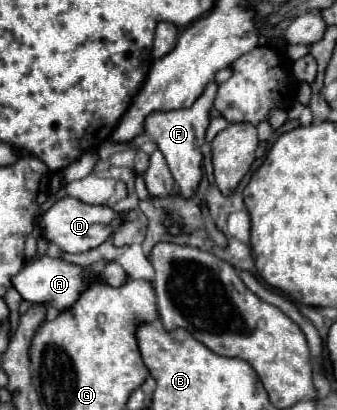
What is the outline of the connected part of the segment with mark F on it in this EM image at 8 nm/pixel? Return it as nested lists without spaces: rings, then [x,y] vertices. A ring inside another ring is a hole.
[[[210,82],[206,86],[206,90],[202,92],[202,96],[190,108],[168,110],[168,112],[152,112],[144,122],[144,132],[138,134],[134,140],[130,140],[130,142],[108,140],[106,144],[102,144],[102,148],[98,150],[100,160],[110,160],[116,152],[122,152],[122,150],[136,150],[144,142],[156,142],[156,146],[160,148],[160,152],[164,154],[164,158],[170,166],[170,172],[172,172],[172,176],[178,184],[180,194],[186,196],[186,198],[192,196],[194,190],[198,188],[200,178],[202,178],[202,152],[200,152],[200,148],[204,144],[206,130],[208,130],[208,124],[210,124],[210,108],[214,104],[216,90],[218,90],[218,84]]]

